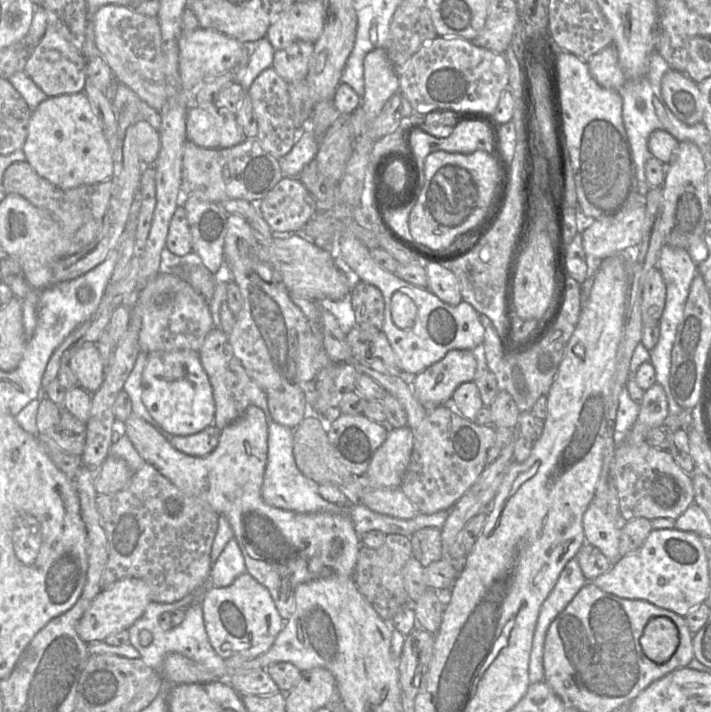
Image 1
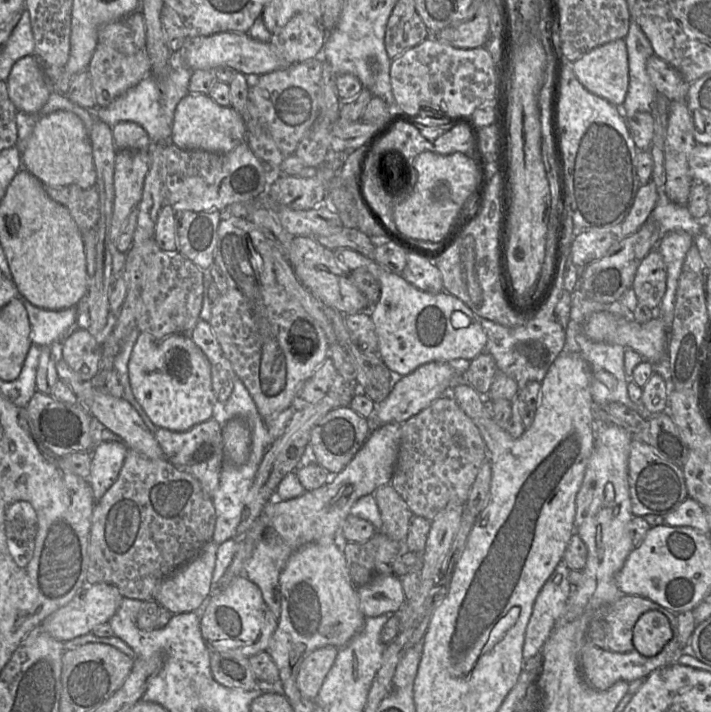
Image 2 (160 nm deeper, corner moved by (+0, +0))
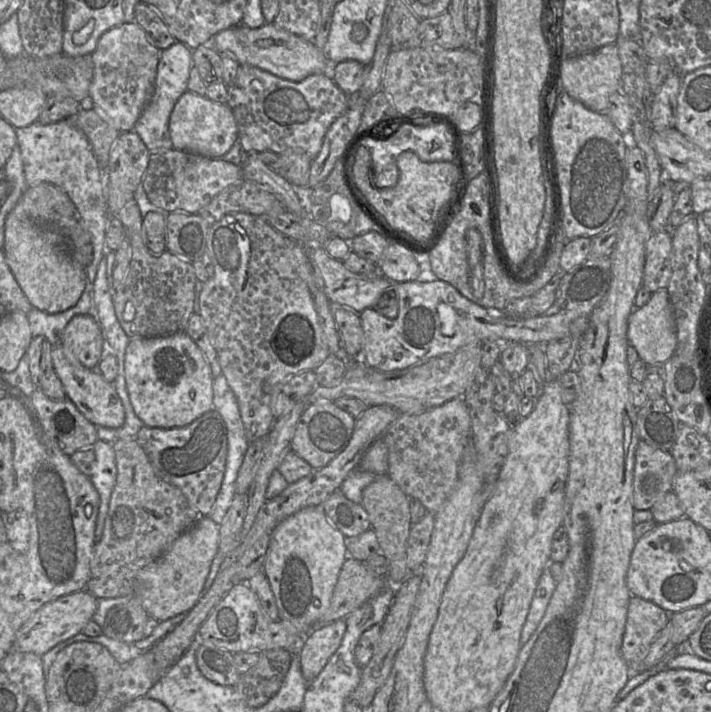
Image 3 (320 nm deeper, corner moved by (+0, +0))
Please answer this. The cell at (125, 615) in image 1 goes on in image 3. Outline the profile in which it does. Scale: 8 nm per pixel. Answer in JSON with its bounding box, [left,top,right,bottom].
[12,589,98,656]

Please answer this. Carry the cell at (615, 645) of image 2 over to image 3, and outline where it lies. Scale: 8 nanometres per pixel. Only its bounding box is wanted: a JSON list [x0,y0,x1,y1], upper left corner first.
[621,596,670,666]

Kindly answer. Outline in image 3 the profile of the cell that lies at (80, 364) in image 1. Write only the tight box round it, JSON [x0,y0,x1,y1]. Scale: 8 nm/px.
[61,314,104,369]

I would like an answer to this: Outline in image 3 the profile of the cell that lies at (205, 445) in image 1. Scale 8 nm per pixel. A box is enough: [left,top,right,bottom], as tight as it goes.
[136,409,228,517]

